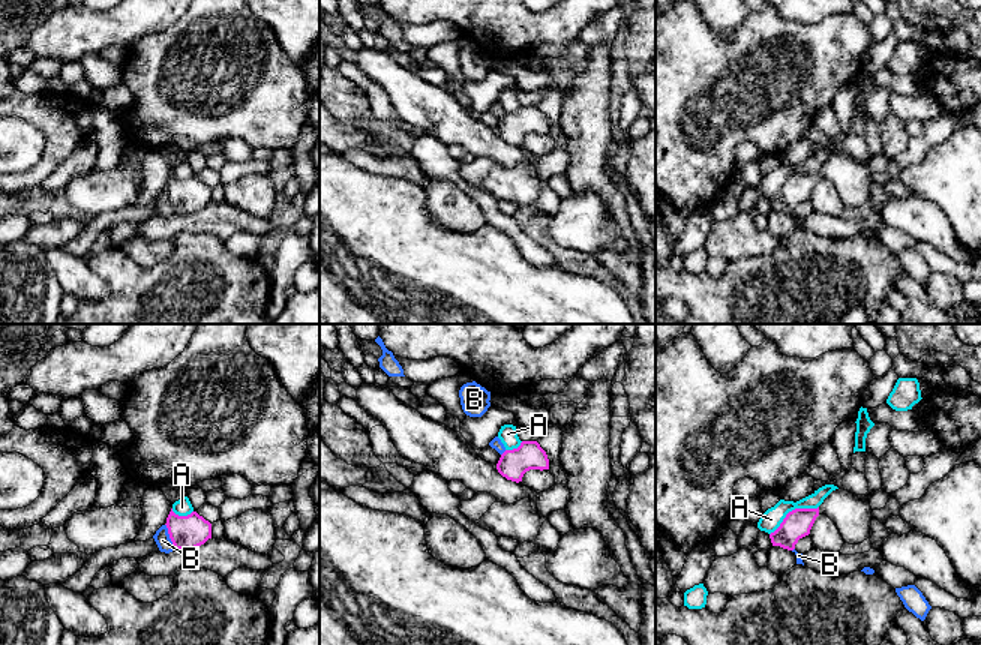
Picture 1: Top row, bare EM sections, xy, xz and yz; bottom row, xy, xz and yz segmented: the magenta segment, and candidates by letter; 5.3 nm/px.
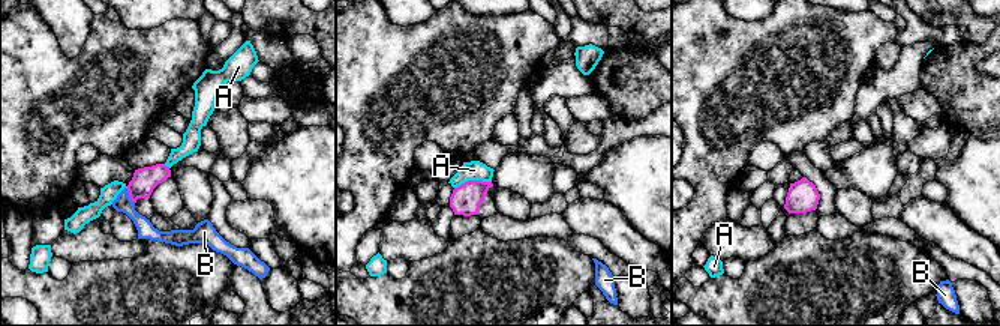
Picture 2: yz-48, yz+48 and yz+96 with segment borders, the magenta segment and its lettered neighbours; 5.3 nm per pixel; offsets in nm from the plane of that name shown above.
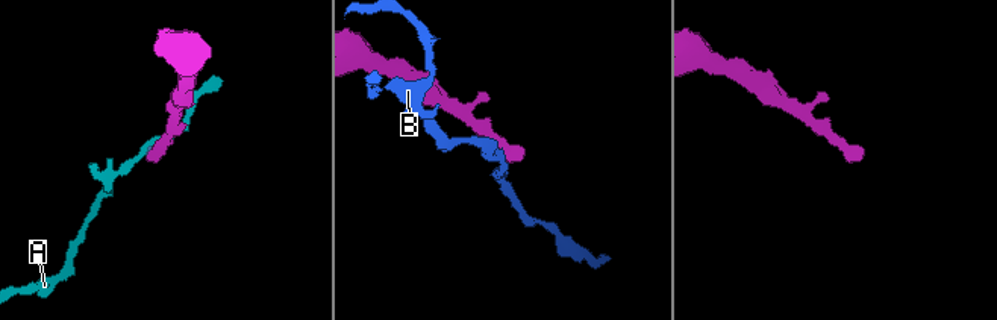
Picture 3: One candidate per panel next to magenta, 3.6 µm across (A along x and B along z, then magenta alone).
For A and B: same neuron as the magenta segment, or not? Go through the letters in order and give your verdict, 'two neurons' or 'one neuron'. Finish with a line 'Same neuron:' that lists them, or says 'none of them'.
A: two neurons
B: two neurons
Same neuron: none of them

